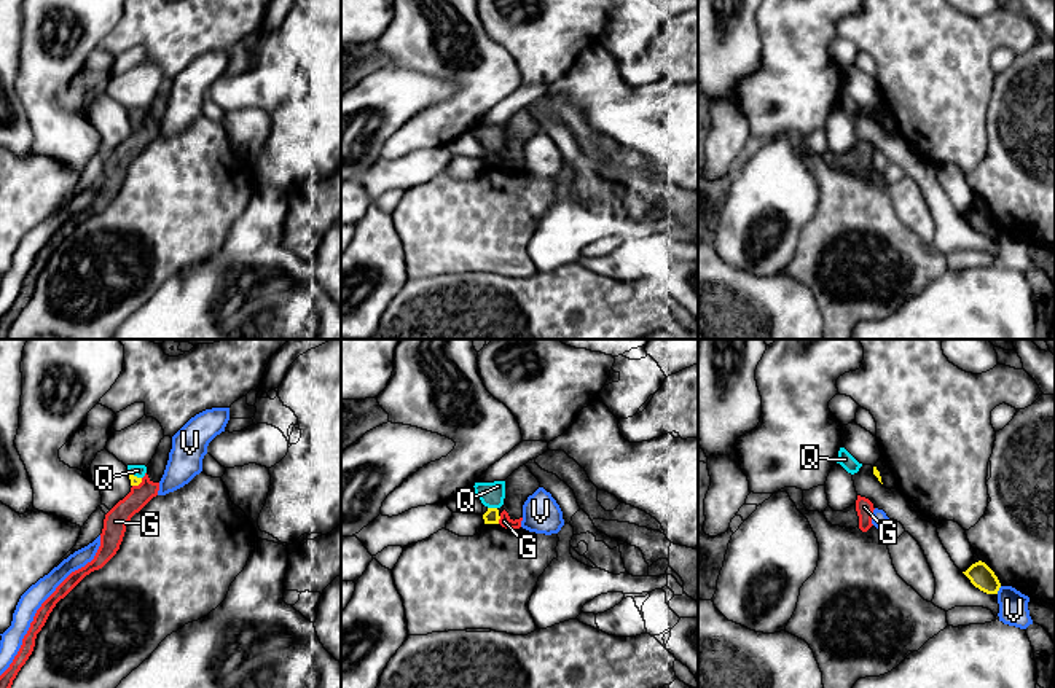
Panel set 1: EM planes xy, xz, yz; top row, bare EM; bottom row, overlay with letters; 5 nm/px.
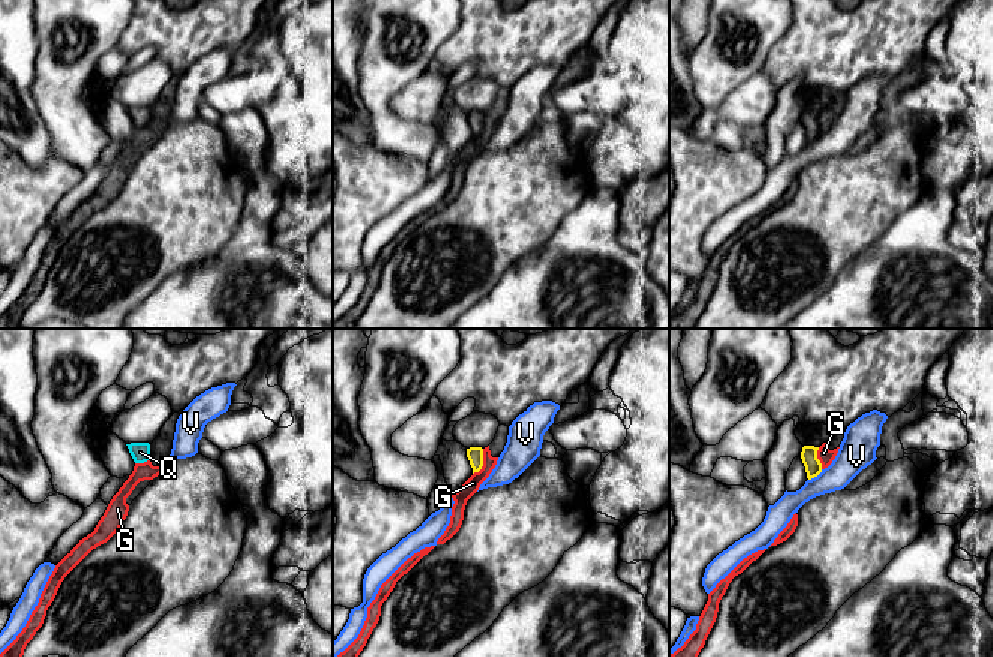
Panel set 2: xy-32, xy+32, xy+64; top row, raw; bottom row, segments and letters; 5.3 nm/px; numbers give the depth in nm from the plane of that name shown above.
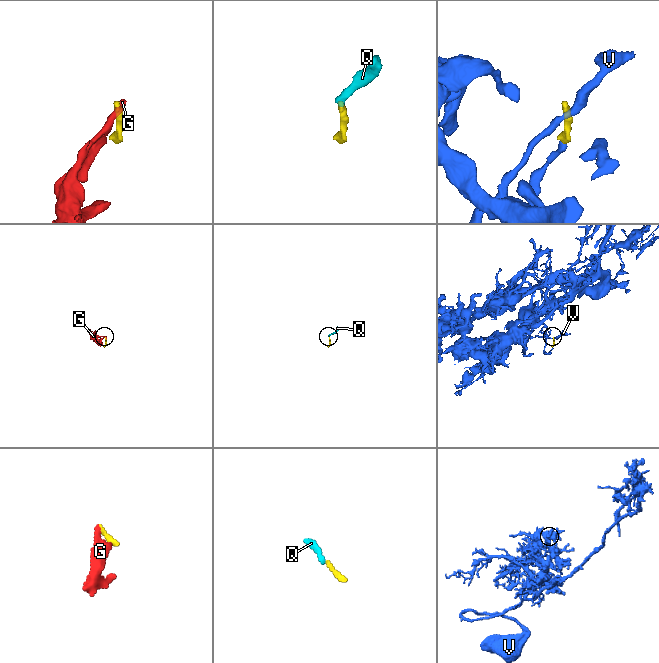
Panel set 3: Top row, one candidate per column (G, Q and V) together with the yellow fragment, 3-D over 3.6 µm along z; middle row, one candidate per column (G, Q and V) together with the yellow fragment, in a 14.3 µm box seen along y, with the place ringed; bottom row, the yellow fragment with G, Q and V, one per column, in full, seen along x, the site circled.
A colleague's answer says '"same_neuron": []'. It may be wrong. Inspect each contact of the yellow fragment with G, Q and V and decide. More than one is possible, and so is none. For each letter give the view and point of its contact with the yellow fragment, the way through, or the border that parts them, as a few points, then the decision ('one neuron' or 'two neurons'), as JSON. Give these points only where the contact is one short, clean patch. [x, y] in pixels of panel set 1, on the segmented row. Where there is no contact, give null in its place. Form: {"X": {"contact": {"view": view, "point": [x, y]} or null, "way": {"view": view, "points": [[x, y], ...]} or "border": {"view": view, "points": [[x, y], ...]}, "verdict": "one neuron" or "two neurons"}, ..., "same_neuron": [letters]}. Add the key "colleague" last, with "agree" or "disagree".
{"G": {"contact": {"view": "xz", "point": [499, 518]}, "border": {"view": "xz", "points": [[501, 516], [498, 523]]}, "verdict": "two neurons"}, "Q": {"contact": {"view": "xz", "point": [493, 508]}, "way": {"view": "xz", "points": [[491, 516], [493, 508], [491, 494]]}, "verdict": "one neuron"}, "V": {"contact": {"view": "yz", "point": [998, 590]}, "verdict": "two neurons"}, "same_neuron": ["Q"], "colleague": "disagree"}

